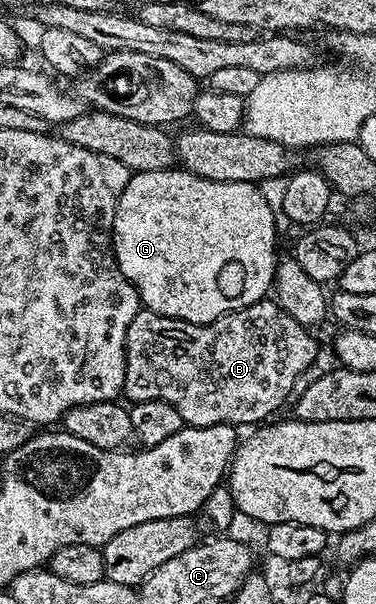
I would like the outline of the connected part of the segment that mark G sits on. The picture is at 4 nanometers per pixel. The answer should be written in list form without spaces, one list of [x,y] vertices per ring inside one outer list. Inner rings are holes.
[[[182,168],[143,172],[142,174],[134,173],[130,177],[129,183],[123,188],[115,208],[113,254],[117,257],[117,266],[123,272],[123,276],[137,290],[140,305],[144,309],[155,312],[162,318],[178,318],[184,322],[202,326],[208,322],[214,322],[216,318],[222,318],[224,314],[229,314],[233,310],[241,310],[244,306],[262,301],[270,293],[273,285],[273,273],[279,261],[279,253],[277,254],[277,218],[278,215],[267,204],[264,189],[251,182],[229,183],[204,179],[203,176],[193,175]]]

